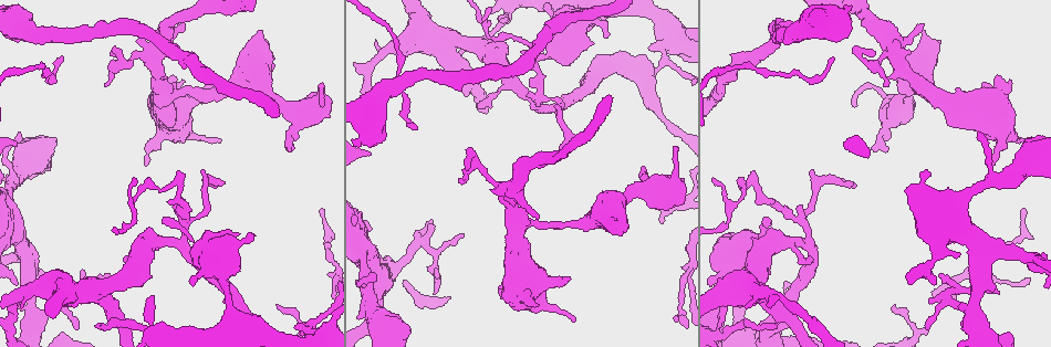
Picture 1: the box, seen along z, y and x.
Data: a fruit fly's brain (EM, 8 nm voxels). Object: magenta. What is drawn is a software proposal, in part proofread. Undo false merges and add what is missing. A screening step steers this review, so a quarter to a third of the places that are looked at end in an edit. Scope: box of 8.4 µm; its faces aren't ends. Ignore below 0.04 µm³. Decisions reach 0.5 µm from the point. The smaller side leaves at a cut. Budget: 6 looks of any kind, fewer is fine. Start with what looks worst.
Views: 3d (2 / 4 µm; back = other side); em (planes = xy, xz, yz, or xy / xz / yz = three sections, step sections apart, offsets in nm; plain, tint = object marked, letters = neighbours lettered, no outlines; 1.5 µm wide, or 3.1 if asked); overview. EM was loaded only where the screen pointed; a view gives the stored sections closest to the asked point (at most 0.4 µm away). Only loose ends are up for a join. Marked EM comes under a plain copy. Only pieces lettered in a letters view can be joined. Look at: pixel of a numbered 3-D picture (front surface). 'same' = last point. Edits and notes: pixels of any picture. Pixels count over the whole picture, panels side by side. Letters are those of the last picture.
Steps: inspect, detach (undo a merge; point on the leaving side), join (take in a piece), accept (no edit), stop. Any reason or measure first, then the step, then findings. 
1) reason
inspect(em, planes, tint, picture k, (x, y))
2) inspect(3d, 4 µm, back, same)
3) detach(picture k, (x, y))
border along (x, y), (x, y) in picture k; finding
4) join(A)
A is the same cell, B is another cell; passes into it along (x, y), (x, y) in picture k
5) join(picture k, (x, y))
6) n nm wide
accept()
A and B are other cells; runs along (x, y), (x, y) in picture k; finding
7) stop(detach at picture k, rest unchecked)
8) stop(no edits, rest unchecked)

branch stops here
inspect(3d, 4 µm, picture 1, (572, 321))

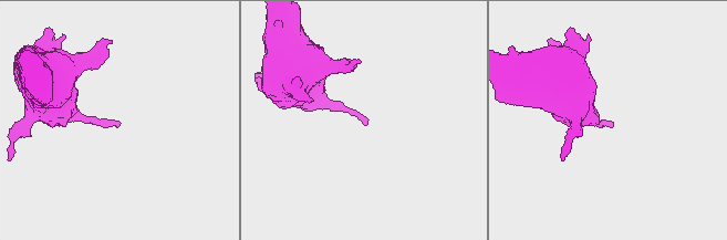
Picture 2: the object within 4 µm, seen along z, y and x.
need the tissue
inspect(em, xy, step 4, tint, picture 2, (613, 123))

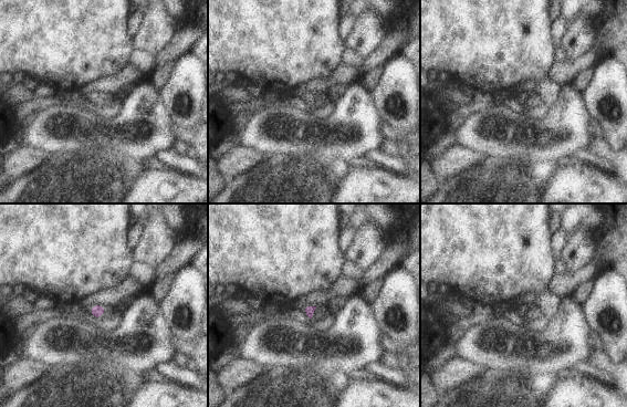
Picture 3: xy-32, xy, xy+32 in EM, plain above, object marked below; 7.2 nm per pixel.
inspect(em, planes, letters, same)

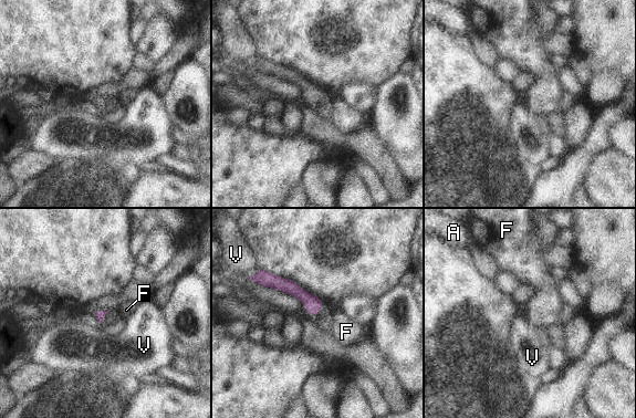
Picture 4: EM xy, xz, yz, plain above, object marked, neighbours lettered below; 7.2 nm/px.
V touches over 120 nm
accept()
A, F and V are other cells; border along (260, 268), (253, 275), (247, 277) in picture 4; no lettered piece goes on from it

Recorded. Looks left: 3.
free end
inspect(3d, 2 µm, picture 1, (884, 85))

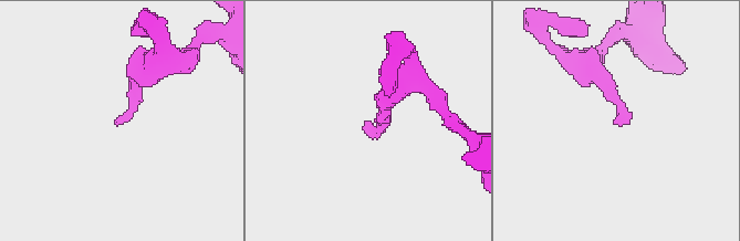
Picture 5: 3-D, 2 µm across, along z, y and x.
need the tissue
inspect(em, planes, letters, picture 5, (119, 124))

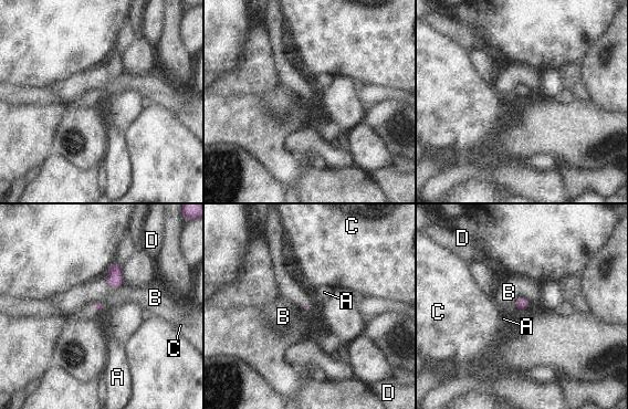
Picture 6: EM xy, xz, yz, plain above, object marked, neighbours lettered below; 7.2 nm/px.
accept()
A, B, C and D are other cells; border along (532, 304), (520, 297), (512, 307) in picture 6; no lettered piece goes on from it

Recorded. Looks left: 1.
stop(no edits, rest unchecked)

